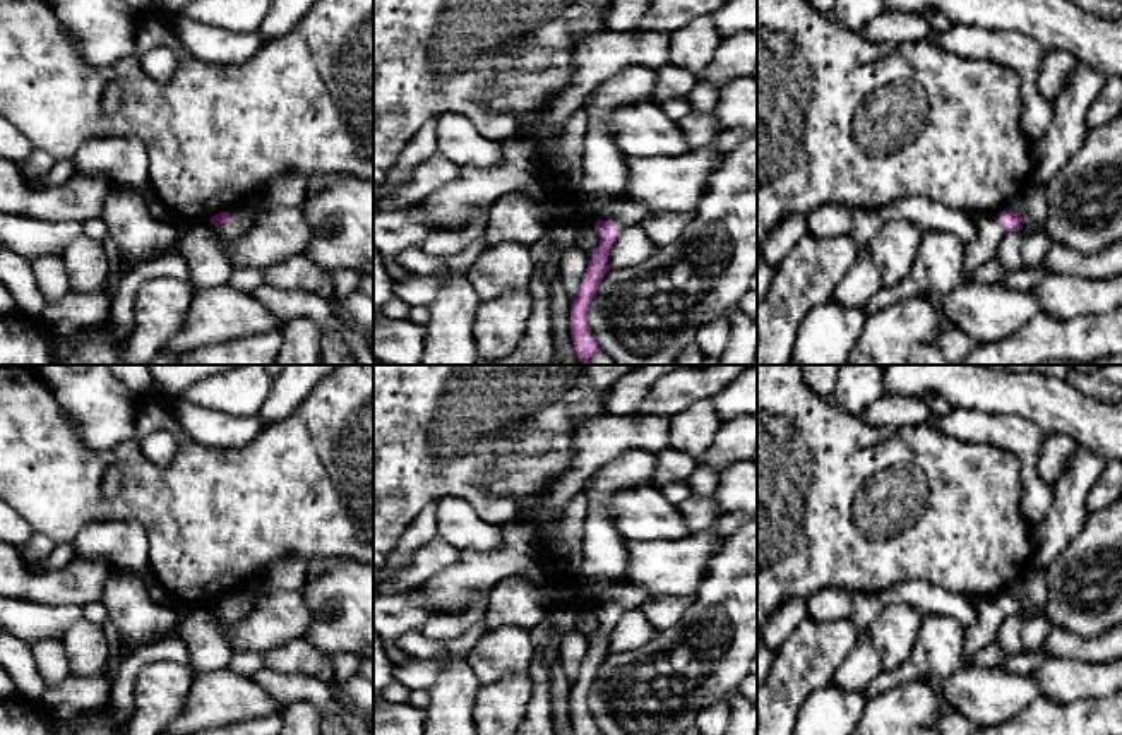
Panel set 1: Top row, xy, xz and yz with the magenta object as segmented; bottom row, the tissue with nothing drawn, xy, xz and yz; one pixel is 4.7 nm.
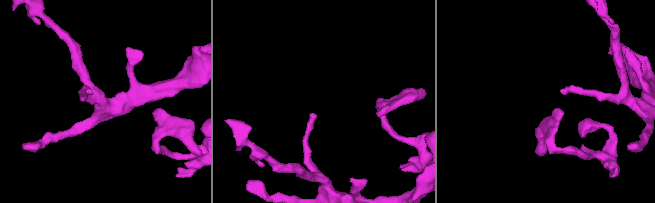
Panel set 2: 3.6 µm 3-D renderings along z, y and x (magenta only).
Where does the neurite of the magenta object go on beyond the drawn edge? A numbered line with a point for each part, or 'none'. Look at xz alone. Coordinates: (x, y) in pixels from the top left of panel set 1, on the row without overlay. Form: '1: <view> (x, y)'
1: xz (622, 595)

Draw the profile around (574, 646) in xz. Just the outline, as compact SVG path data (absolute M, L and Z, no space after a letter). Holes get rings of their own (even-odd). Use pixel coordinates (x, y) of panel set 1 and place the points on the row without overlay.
M572 630L562 639L558 649L564 673L567 680L574 684L579 677L582 660L588 653L588 641L579 630Z

